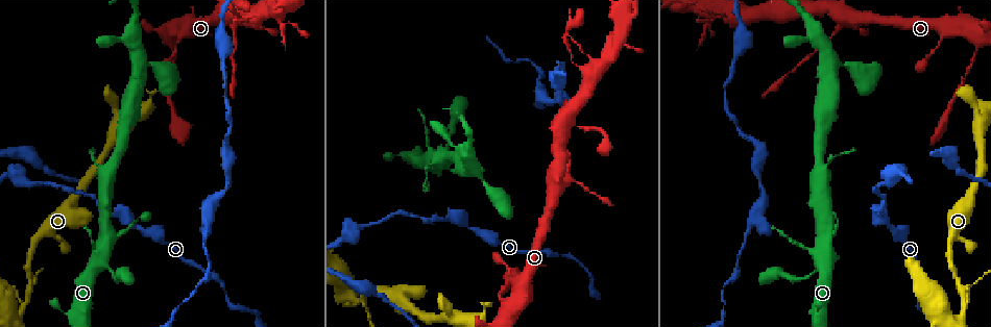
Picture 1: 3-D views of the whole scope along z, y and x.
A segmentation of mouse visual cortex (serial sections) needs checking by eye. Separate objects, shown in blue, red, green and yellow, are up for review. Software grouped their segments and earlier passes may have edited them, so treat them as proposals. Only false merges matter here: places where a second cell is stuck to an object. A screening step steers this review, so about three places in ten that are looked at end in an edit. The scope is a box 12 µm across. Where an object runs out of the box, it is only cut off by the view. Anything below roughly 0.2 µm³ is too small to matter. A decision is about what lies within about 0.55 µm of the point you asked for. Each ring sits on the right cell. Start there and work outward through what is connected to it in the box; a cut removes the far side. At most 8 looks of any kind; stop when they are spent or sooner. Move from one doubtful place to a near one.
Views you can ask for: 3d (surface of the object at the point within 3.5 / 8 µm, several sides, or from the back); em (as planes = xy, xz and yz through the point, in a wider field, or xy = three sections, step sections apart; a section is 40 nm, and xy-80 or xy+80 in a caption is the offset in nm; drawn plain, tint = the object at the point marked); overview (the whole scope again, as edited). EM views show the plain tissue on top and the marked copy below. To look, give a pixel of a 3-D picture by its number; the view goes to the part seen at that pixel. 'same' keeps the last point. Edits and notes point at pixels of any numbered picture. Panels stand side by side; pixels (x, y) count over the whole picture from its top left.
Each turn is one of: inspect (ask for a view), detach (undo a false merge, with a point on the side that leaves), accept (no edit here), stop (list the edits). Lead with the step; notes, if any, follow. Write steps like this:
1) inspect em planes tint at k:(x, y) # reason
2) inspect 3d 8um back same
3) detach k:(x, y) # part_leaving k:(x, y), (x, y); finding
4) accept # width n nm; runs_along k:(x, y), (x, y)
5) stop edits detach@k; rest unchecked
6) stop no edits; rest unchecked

inspect 3d 3.5um at 1:(363, 299)

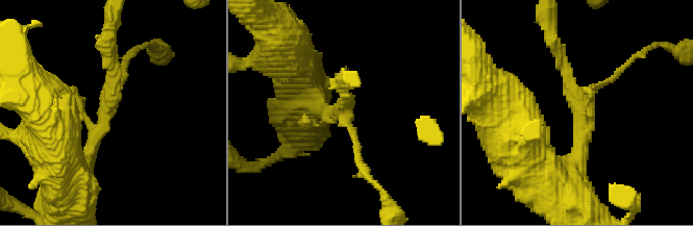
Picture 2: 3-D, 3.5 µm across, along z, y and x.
inspect em planes tint at 2:(105, 100) # shape alone is not enough

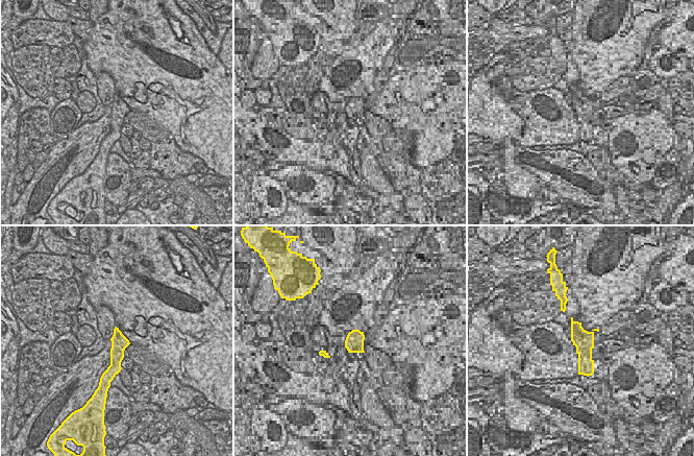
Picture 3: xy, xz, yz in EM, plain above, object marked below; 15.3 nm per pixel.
inspect em xy step 2 tint same # cut it another way

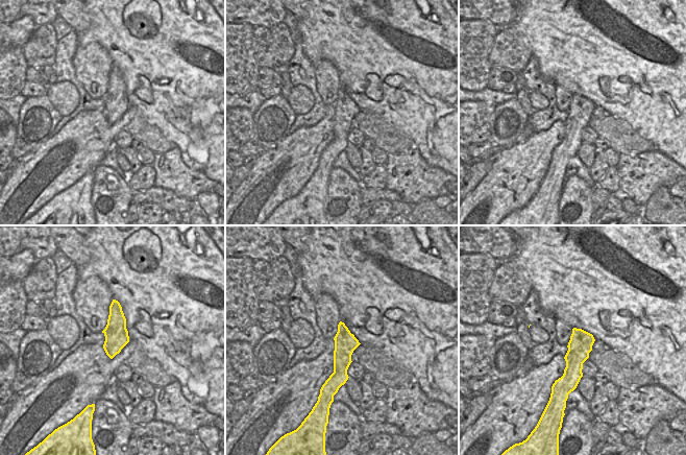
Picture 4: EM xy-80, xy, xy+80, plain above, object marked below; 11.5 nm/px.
accept # runs_along 4:(341, 325), (342, 361), (336, 387); one cell here

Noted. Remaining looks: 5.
inspect 3d 3.5um at 1:(827, 67) # thin arm on a thick one

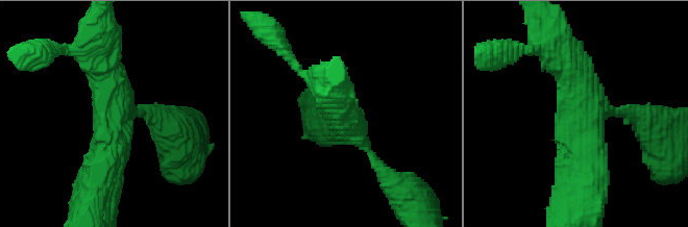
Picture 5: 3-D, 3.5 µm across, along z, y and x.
inspect em xy step 5 tint at 5:(109, 120) # arms 3; arm_widths 150, 500, 500 nm; shape alone is not enough

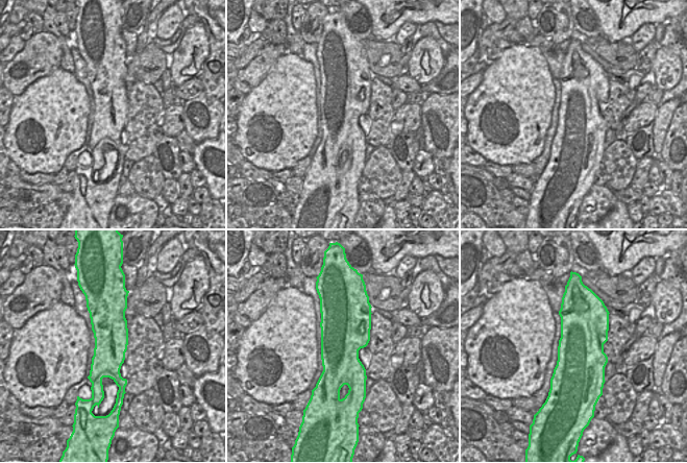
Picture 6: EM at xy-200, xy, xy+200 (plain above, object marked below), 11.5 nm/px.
accept # runs_along 5:(585, 185), (593, 151), (566, 54); all the same cell

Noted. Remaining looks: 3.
inspect 3d 3.5um at 1:(722, 16) # a narrow waist

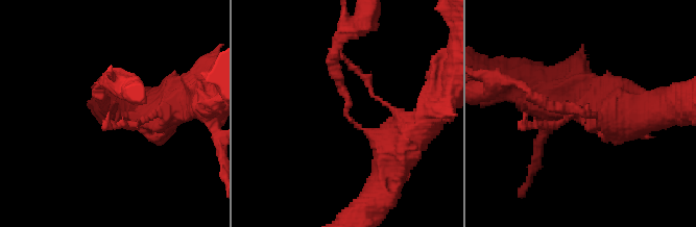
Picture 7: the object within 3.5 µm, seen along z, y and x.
inspect em xy step 5 tint at 7:(347, 114) # shape alone is not enough

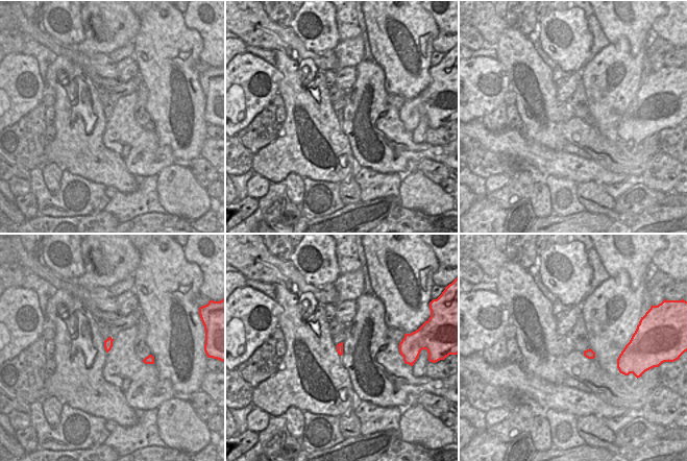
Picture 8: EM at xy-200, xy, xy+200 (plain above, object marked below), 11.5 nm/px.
inspect em xy step 1 tint same # cut it another way

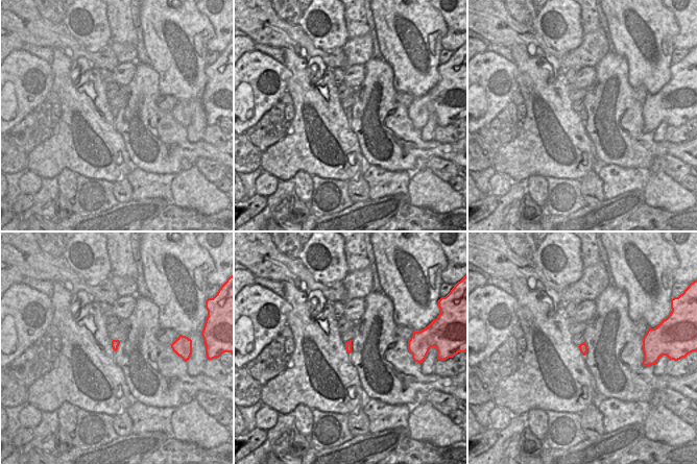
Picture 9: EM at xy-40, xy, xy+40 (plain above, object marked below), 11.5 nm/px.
accept # runs_along 7:(392, 164), (348, 118), (335, 56); all the same cell

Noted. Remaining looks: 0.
stop no edits; rest unchecked

